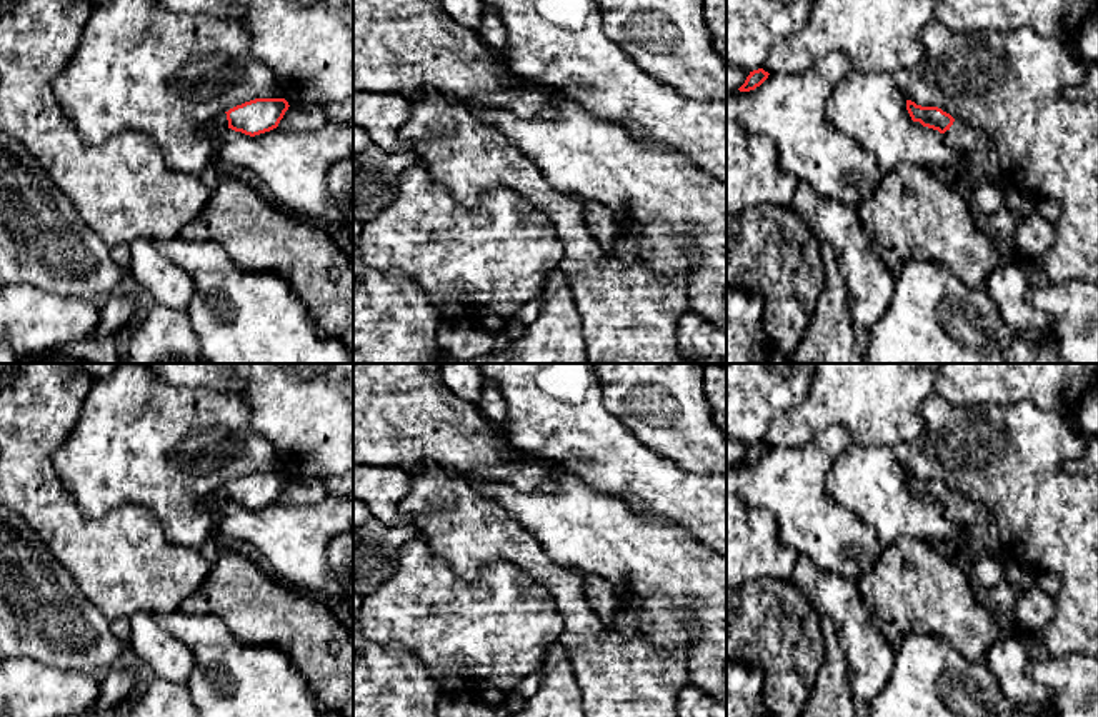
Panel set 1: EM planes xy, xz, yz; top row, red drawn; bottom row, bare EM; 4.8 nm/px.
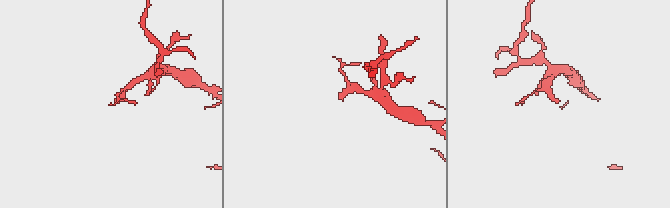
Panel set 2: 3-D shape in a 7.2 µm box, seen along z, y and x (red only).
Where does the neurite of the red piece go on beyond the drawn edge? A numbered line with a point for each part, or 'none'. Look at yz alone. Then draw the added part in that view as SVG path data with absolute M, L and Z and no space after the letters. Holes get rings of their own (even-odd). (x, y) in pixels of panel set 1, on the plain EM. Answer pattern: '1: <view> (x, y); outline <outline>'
1: yz (978, 536); outline M955 494L943 507L943 514L960 527L953 544L963 547L971 557L1005 554L996 525L981 504Z

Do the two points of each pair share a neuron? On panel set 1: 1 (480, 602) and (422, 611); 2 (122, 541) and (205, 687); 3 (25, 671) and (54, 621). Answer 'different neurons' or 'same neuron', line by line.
1: same neuron
2: different neurons
3: different neurons

